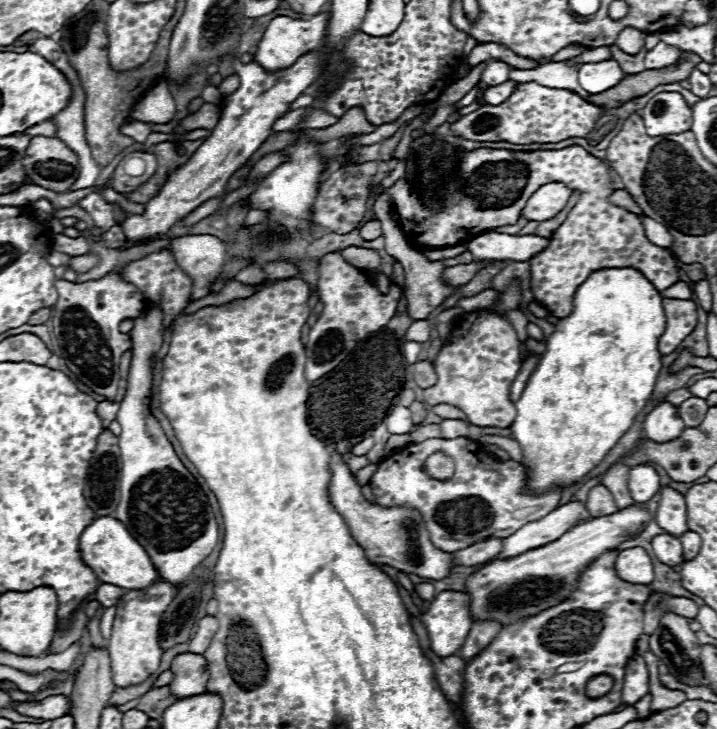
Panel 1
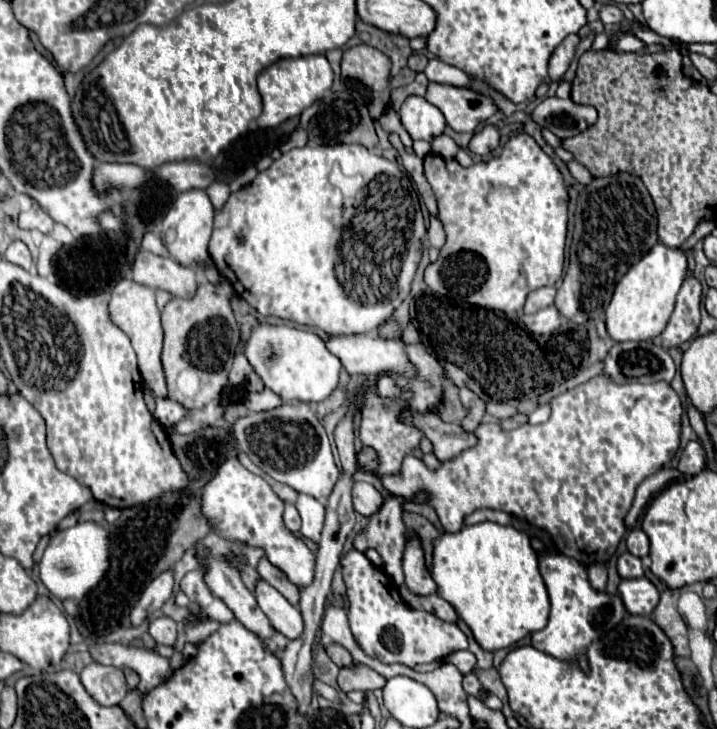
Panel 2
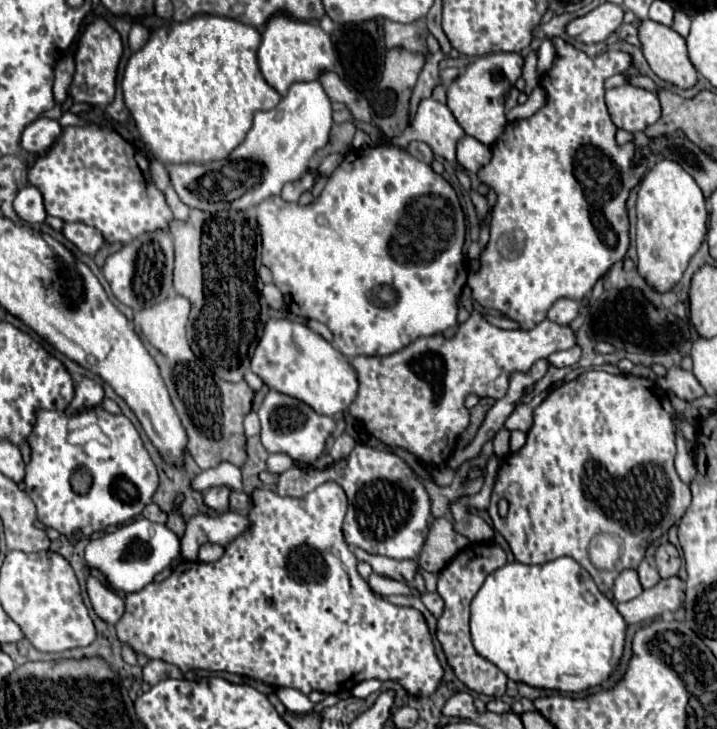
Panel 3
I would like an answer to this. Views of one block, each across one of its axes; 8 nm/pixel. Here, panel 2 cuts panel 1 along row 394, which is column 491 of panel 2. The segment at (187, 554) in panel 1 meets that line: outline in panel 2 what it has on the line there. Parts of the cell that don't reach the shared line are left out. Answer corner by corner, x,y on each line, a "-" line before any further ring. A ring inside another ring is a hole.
486,124
480,132
476,132
472,136
472,140
468,144
468,150
474,152
474,154
480,154
480,156
486,156
494,148
498,148
498,144
500,144
500,132
494,126

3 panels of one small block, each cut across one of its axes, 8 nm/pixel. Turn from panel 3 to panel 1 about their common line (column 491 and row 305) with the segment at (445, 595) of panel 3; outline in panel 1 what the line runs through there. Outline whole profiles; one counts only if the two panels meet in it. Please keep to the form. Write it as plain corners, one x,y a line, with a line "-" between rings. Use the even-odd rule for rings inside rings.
580,146
536,152
492,148
472,150
458,162
456,174
448,174
444,178
444,186
440,186
438,194
438,204
444,204
440,204
438,210
430,210
418,194
412,194
406,180
398,180
392,188
380,192
386,192
394,200
394,210
398,212
408,240
416,248
422,248
454,246
472,240
484,230
490,232
500,226
516,224
528,198
540,186
550,182
562,182
568,188
582,192
568,218
550,236
550,244
530,260
530,288
534,298
548,310
550,316
566,318
572,312
572,296
576,294
576,288
586,282
592,270
632,266
640,270
660,294
680,280
680,268
672,252
646,238
644,224
636,214
608,202
608,196
614,192
608,168
602,160
594,158
-
662,296
662,308
666,316
664,334
658,338
658,350
662,356
674,352
680,342
694,330
698,314
696,314
696,302
692,300
676,300
676,298
664,298

